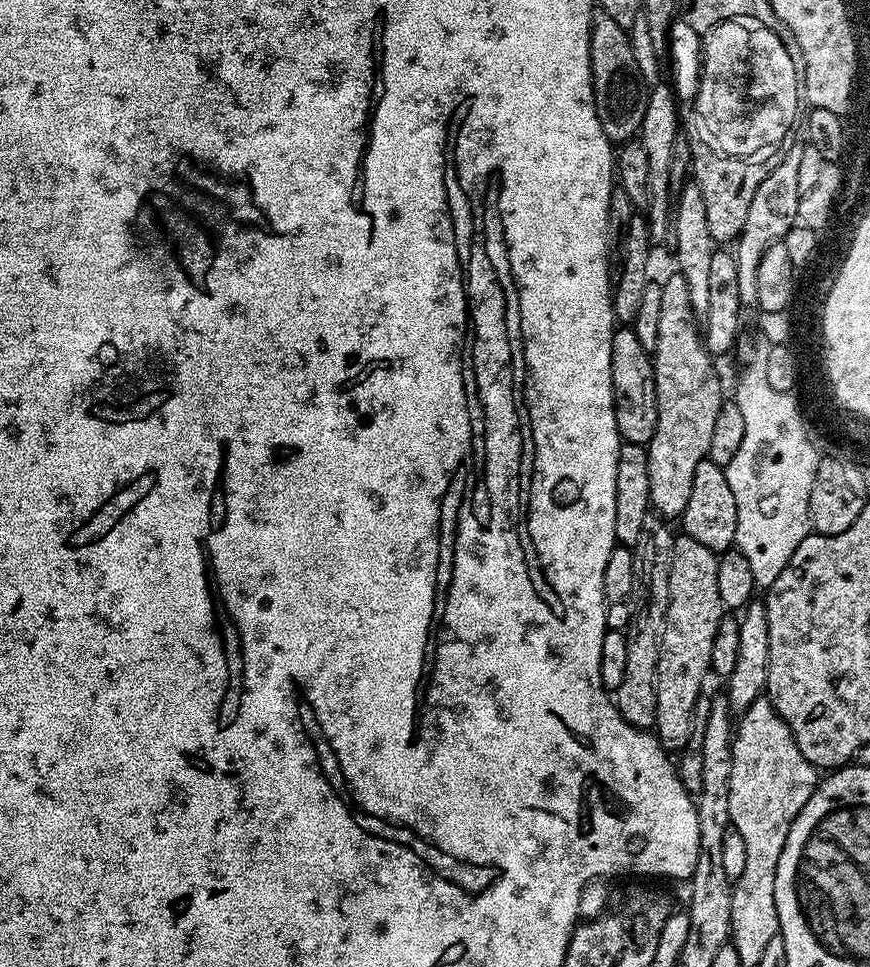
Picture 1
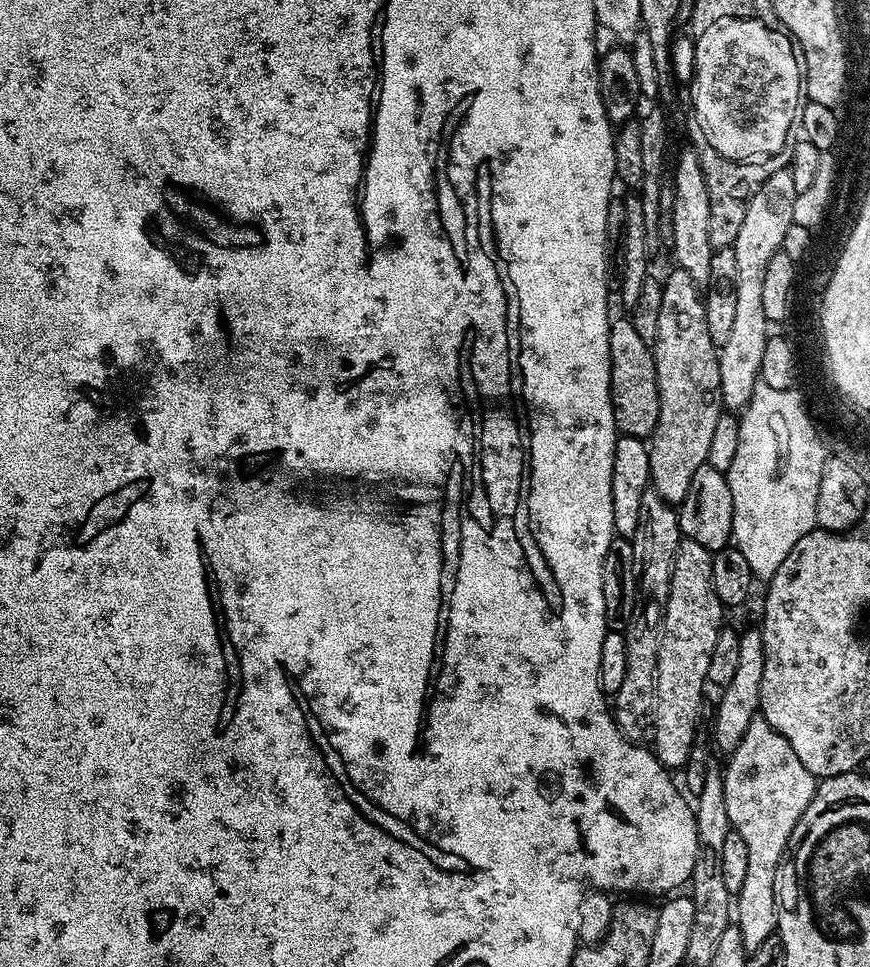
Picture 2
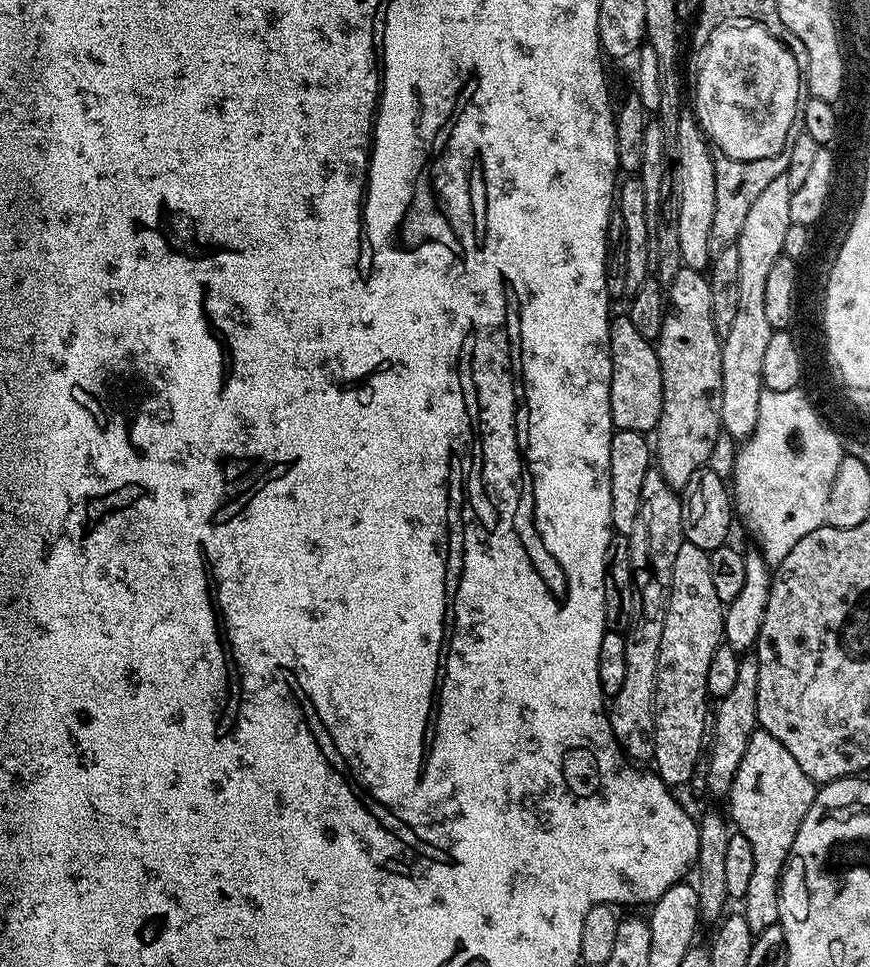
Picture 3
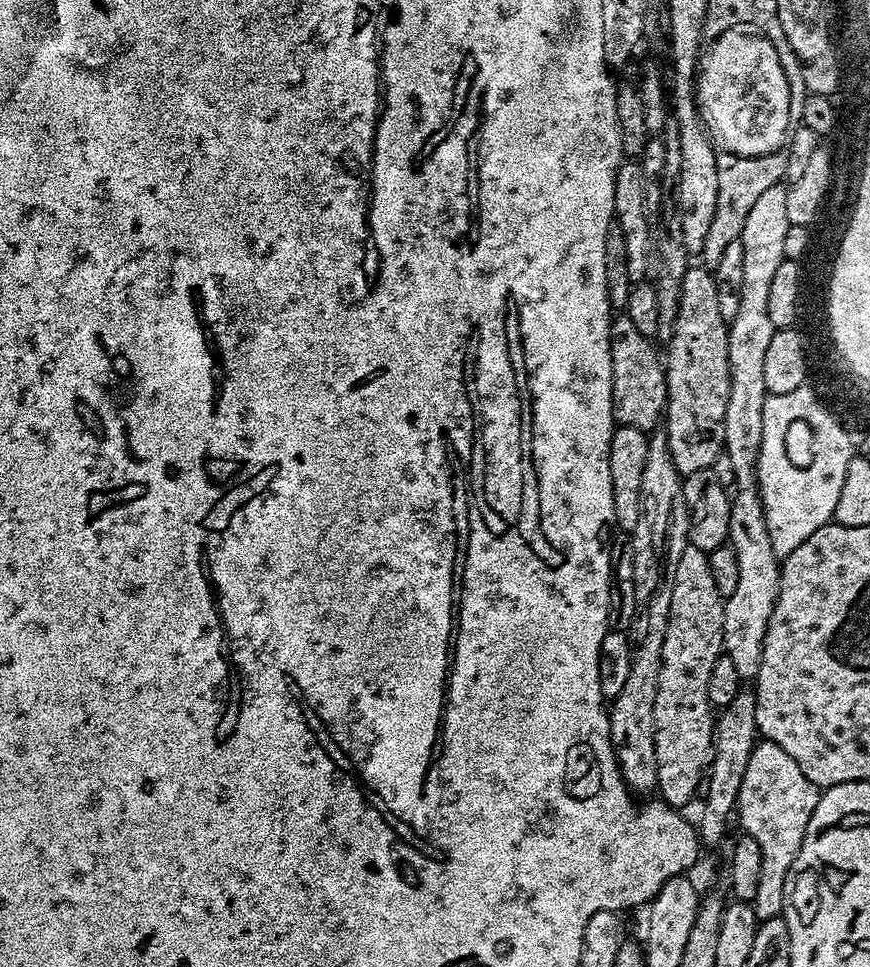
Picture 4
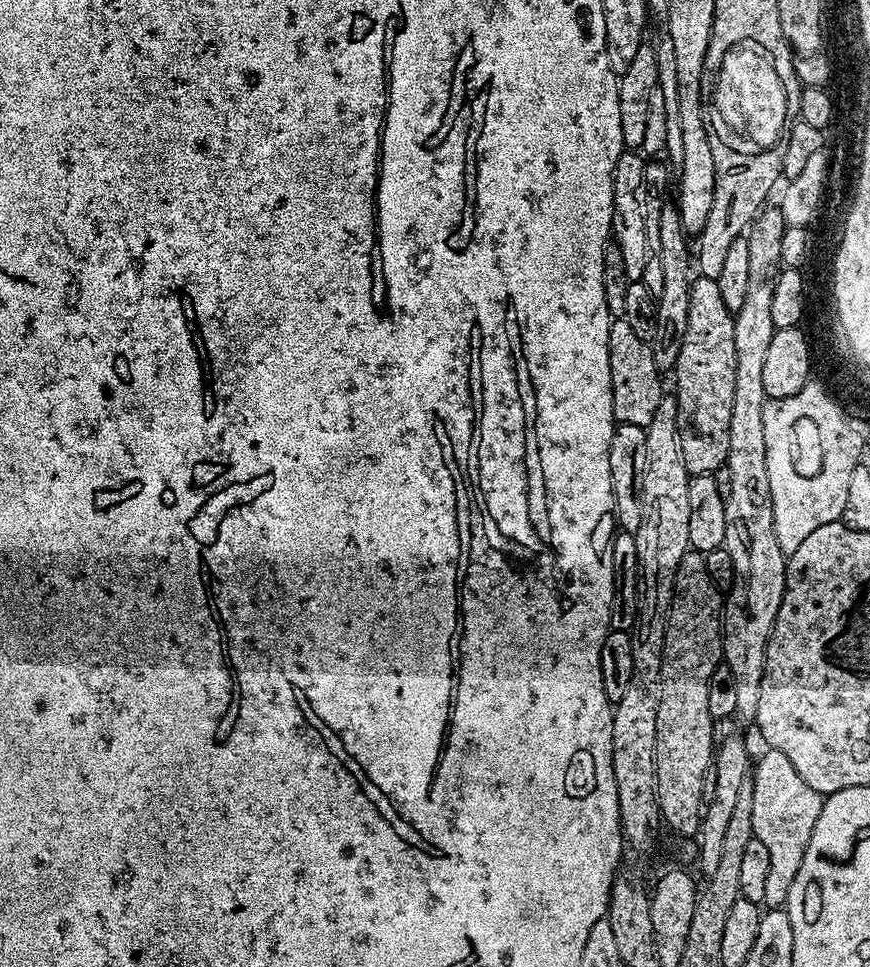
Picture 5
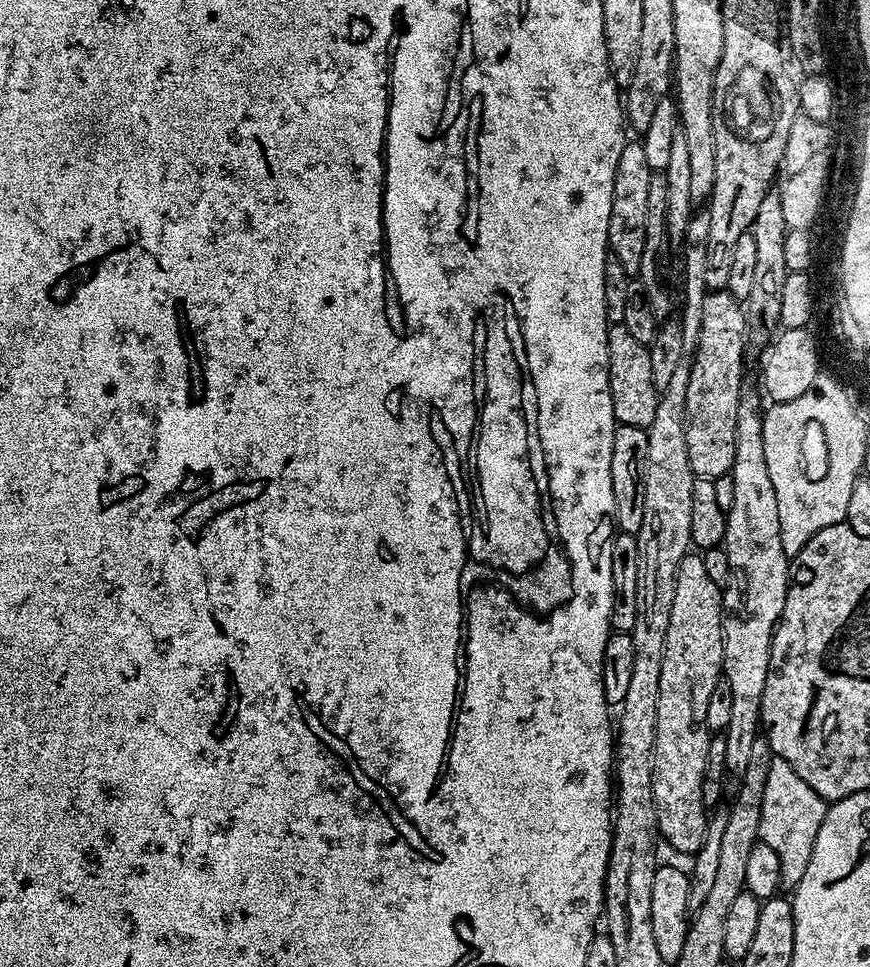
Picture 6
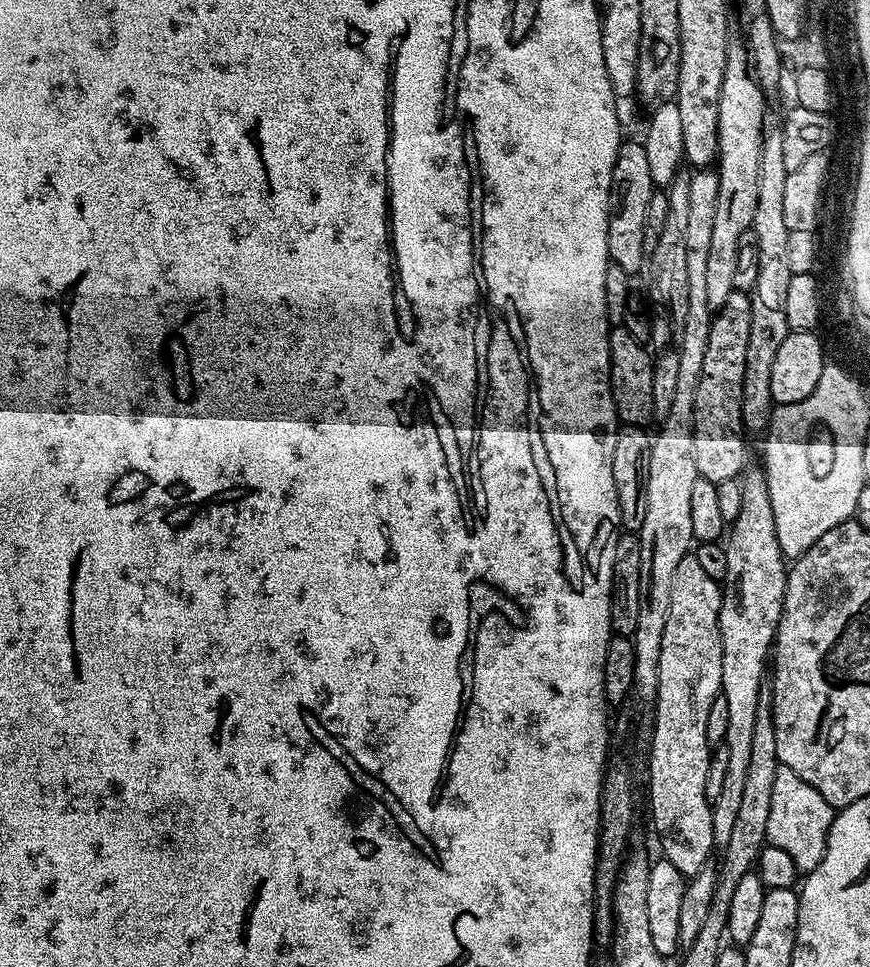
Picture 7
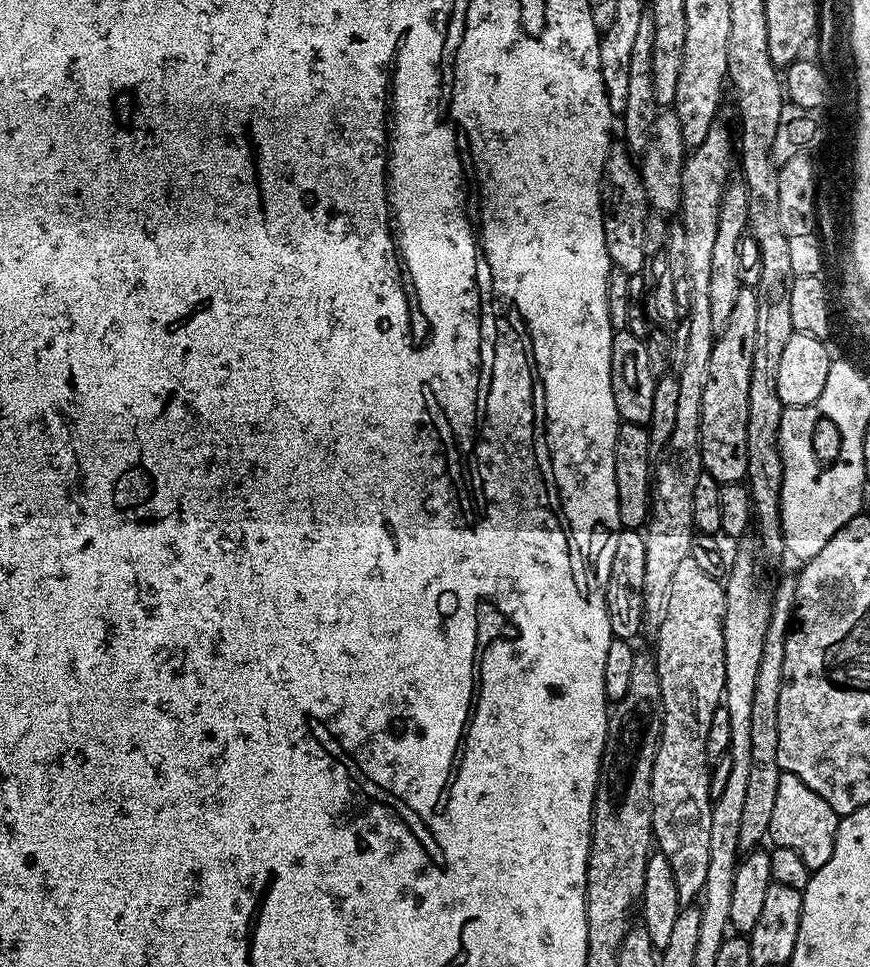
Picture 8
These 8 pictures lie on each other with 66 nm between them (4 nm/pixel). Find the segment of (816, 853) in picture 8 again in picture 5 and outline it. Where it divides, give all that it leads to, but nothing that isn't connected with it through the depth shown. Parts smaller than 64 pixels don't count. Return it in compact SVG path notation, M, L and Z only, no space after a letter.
M773 748L764 750L760 760L758 756L750 773L750 783L752 785L752 834L758 842L766 845L766 851L770 853L770 874L766 877L763 907L765 909L784 908L788 902L790 886L794 882L794 877L800 873L802 858L806 854L810 834L814 830L814 822L818 822L818 814L824 805L824 797L818 790L813 790L808 783L802 782L802 777L798 775L798 770L794 770L794 766L790 763L790 758L786 758L786 754Z

